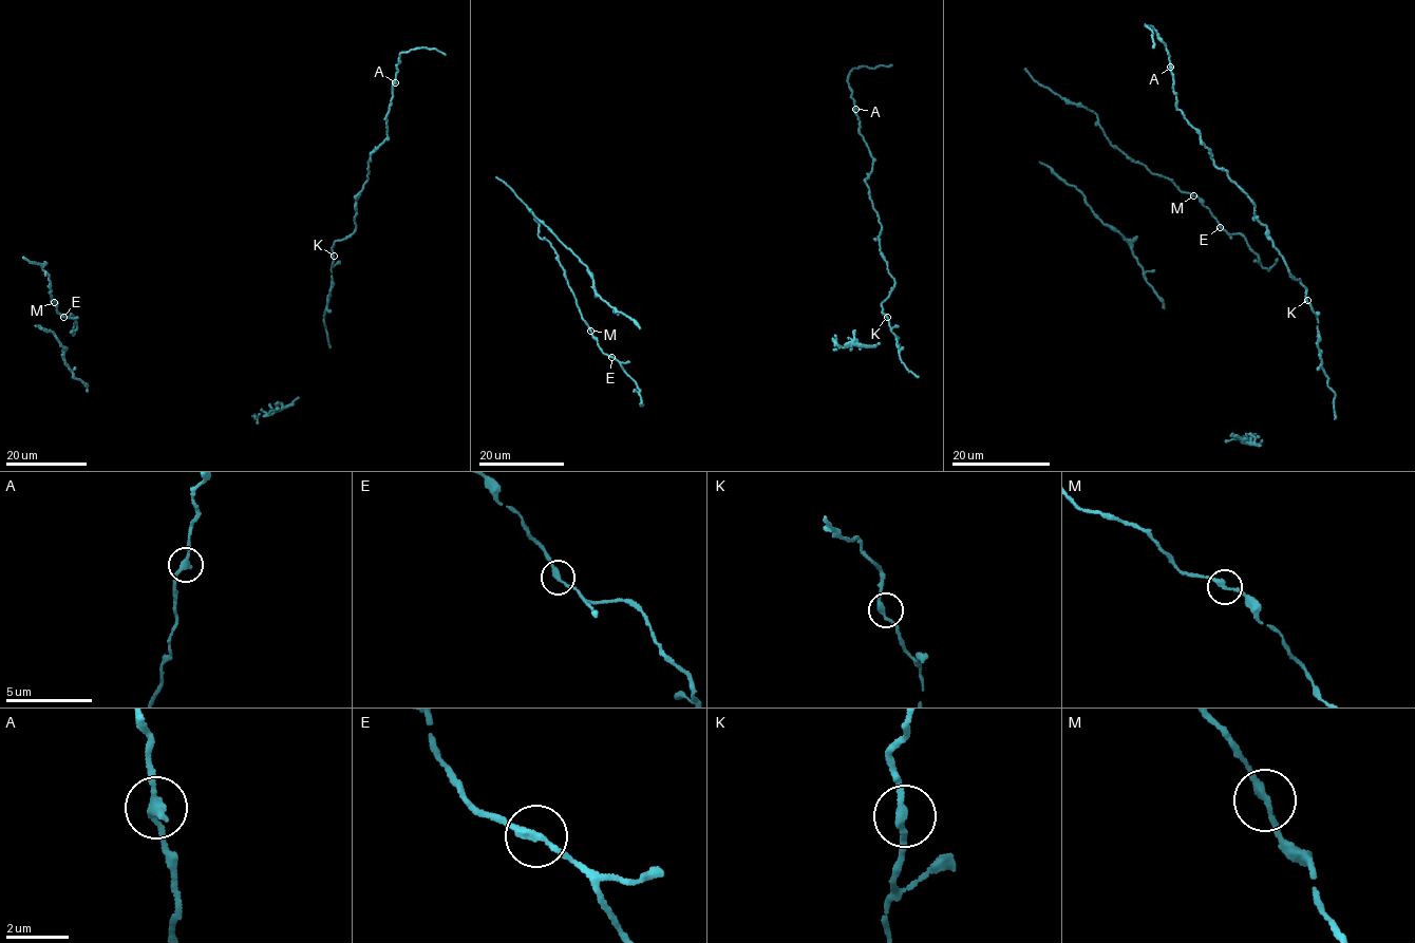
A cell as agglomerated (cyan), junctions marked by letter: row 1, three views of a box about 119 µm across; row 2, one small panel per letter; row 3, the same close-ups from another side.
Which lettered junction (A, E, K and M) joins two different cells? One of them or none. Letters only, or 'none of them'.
none of them

